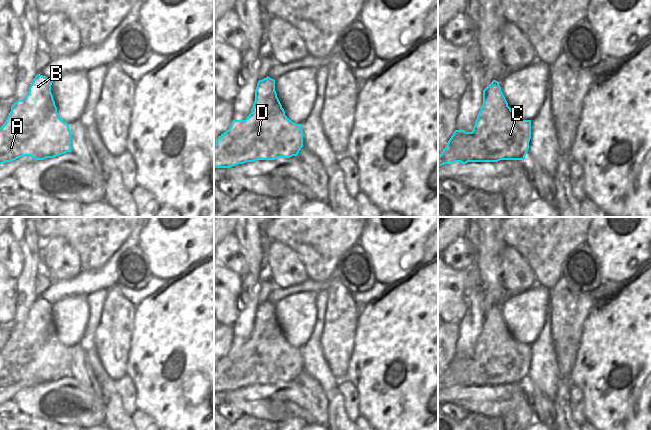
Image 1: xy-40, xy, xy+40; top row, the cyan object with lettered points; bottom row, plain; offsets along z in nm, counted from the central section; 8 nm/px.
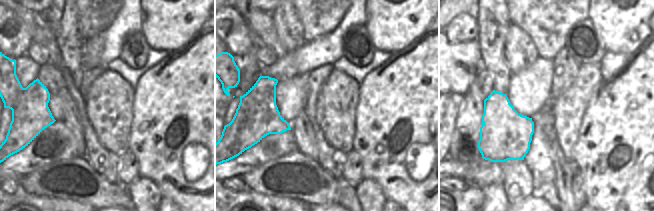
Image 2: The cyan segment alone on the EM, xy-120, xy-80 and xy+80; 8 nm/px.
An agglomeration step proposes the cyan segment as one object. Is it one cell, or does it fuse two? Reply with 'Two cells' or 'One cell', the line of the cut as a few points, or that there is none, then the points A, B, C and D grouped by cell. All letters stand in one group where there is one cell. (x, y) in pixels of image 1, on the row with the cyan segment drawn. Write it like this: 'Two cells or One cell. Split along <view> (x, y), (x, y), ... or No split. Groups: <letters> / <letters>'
Two cells. Split along xy-40 (11, 107), (22, 113), (22, 123), (40, 123), (56, 109). Groups: A C D / B

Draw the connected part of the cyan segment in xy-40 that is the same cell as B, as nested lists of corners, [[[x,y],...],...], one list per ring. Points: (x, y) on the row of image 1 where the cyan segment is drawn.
[[[37,74],[33,79],[27,95],[15,102],[11,108],[18,108],[22,113],[22,124],[40,124],[57,110],[51,85],[53,80]]]

